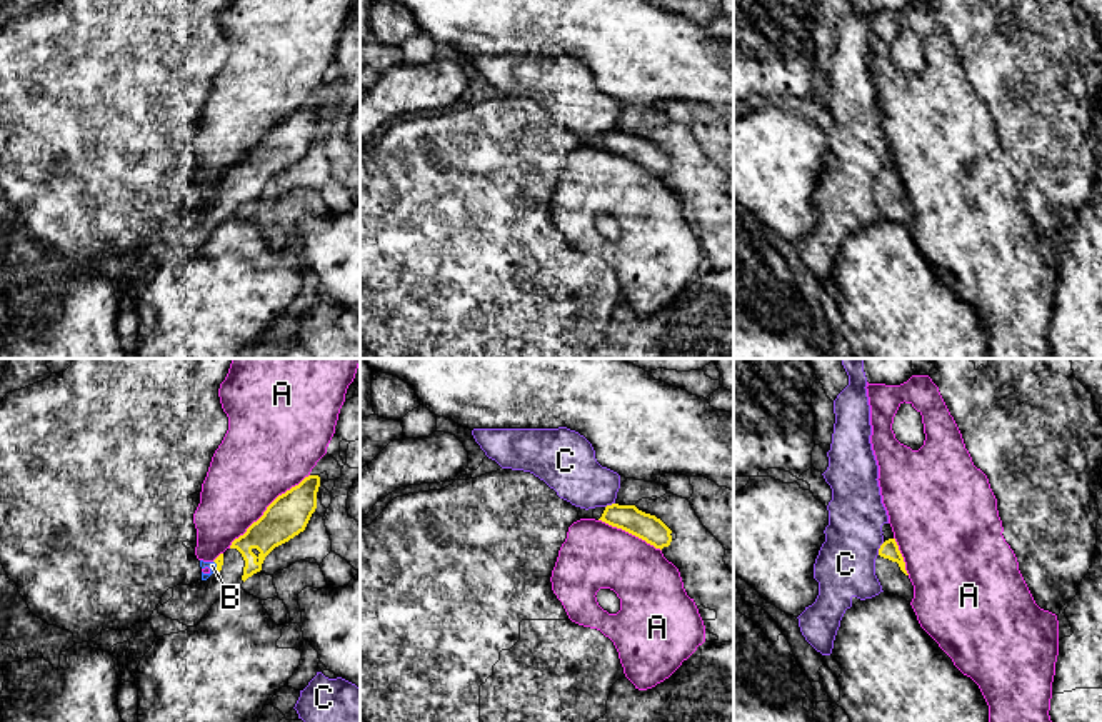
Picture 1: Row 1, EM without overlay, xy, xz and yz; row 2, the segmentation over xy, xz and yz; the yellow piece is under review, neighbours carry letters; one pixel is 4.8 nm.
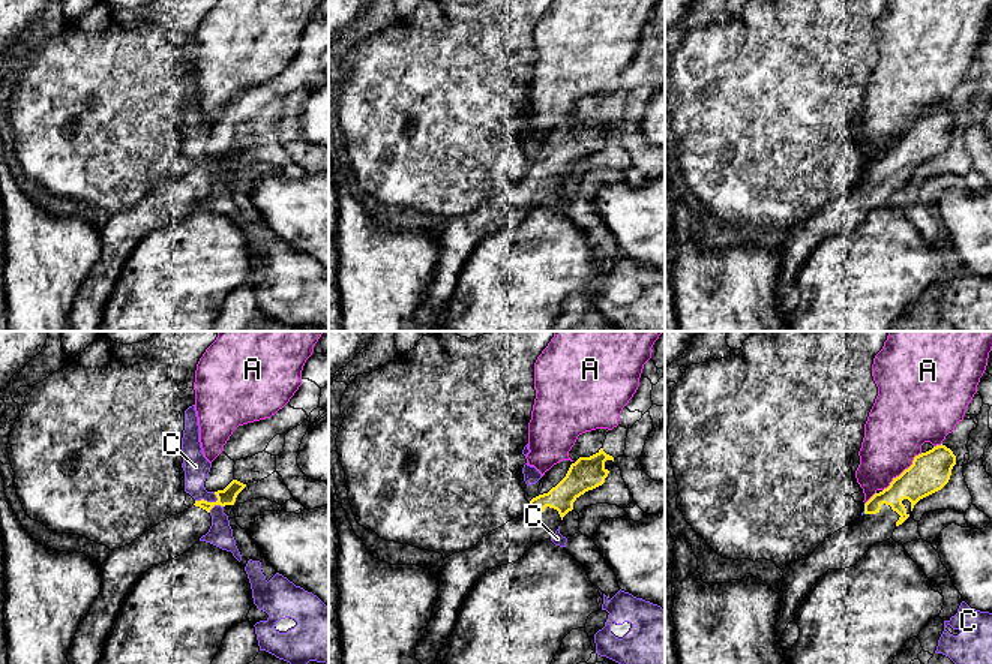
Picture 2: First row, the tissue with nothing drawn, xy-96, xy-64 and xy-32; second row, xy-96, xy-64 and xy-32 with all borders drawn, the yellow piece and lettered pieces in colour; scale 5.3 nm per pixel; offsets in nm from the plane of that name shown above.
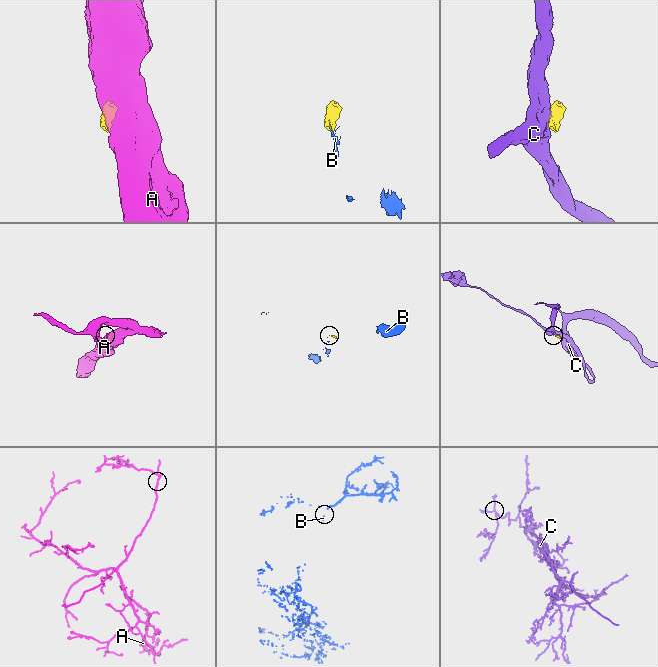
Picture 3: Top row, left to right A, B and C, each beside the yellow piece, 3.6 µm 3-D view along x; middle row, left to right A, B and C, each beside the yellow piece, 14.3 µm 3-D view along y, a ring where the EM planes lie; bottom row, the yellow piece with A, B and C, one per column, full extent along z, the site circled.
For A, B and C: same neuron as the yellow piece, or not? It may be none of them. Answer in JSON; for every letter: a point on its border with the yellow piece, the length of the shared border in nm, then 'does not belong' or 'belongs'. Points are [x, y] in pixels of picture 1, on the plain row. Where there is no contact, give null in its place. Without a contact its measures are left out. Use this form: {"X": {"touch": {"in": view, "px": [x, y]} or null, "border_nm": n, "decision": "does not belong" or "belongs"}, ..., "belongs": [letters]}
{"A": {"touch": {"in": "xy", "px": [267, 134]}, "border_nm": 550, "decision": "does not belong"}, "B": {"touch": {"in": "xy", "px": [217, 192]}, "border_nm": 50, "decision": "does not belong"}, "C": {"touch": {"in": "yz", "px": [879, 175]}, "border_nm": 70, "decision": "does not belong"}, "belongs": []}

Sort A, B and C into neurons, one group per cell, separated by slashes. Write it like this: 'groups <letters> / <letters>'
groups A B / C

